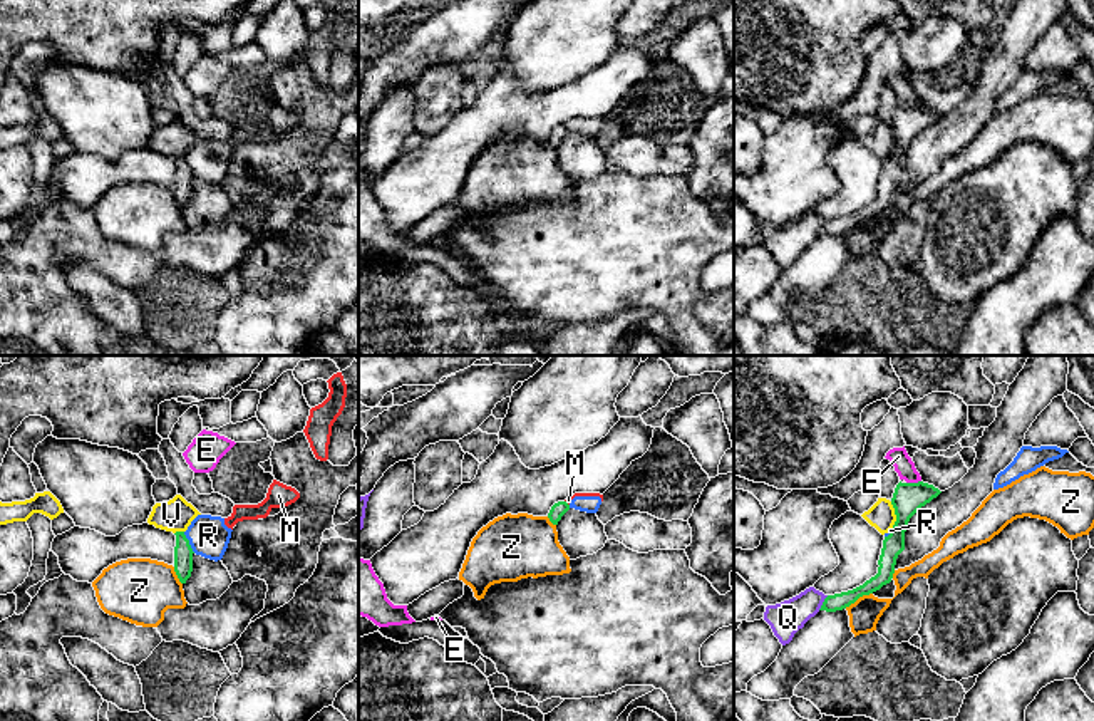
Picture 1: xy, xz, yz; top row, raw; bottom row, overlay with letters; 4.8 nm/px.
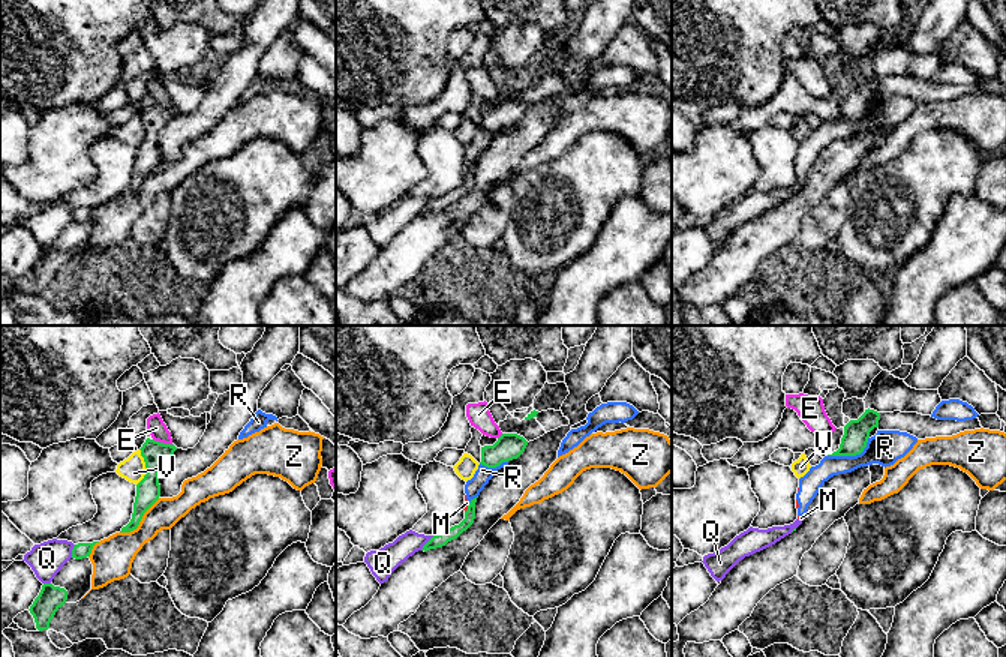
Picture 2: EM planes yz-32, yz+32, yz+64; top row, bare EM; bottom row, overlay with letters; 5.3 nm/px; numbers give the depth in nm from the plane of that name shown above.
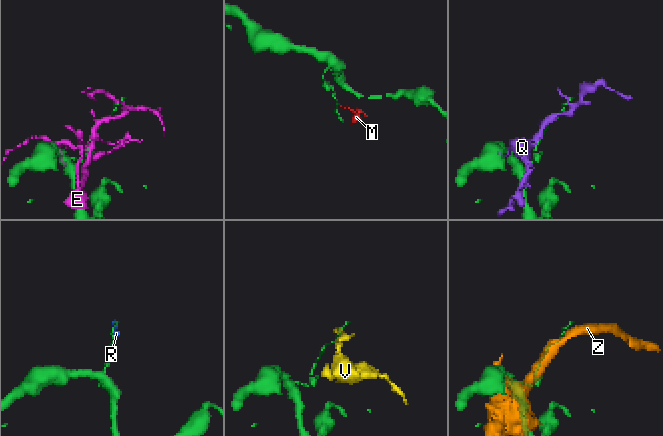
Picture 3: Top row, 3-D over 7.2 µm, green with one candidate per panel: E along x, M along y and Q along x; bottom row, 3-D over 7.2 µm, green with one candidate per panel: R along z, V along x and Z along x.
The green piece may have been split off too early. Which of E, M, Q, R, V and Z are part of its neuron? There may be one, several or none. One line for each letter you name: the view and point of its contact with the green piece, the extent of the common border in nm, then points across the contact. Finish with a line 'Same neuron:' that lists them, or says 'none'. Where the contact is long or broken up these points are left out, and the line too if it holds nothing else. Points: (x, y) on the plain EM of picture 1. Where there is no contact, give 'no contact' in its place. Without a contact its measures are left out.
Same neuron: none

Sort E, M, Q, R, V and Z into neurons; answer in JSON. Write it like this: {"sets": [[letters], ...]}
{"sets": [["E"], ["M", "Q", "R"], ["V"], ["Z"]]}

